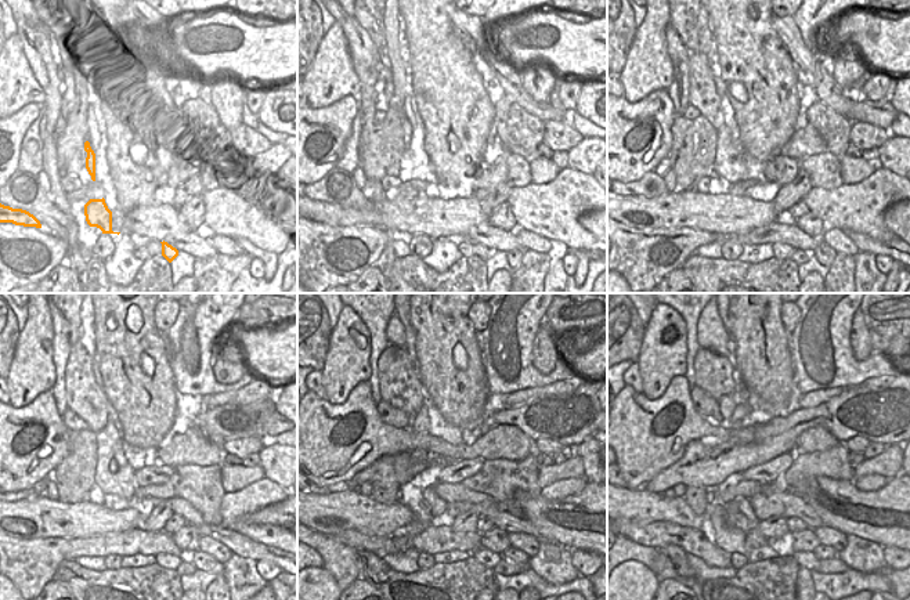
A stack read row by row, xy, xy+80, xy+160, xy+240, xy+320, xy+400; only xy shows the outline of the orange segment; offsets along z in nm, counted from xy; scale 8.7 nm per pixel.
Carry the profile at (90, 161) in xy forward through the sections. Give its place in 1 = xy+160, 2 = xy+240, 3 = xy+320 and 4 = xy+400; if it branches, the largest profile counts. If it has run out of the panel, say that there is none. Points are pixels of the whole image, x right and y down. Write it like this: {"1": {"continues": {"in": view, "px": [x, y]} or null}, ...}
{"1": {"continues": {"in": "xy+160", "px": [701, 89]}}, "2": {"continues": {"in": "xy+240", "px": [85, 397]}}, "3": {"continues": {"in": "xy+320", "px": [400, 386]}}, "4": {"continues": {"in": "xy+400", "px": [714, 373]}}}

